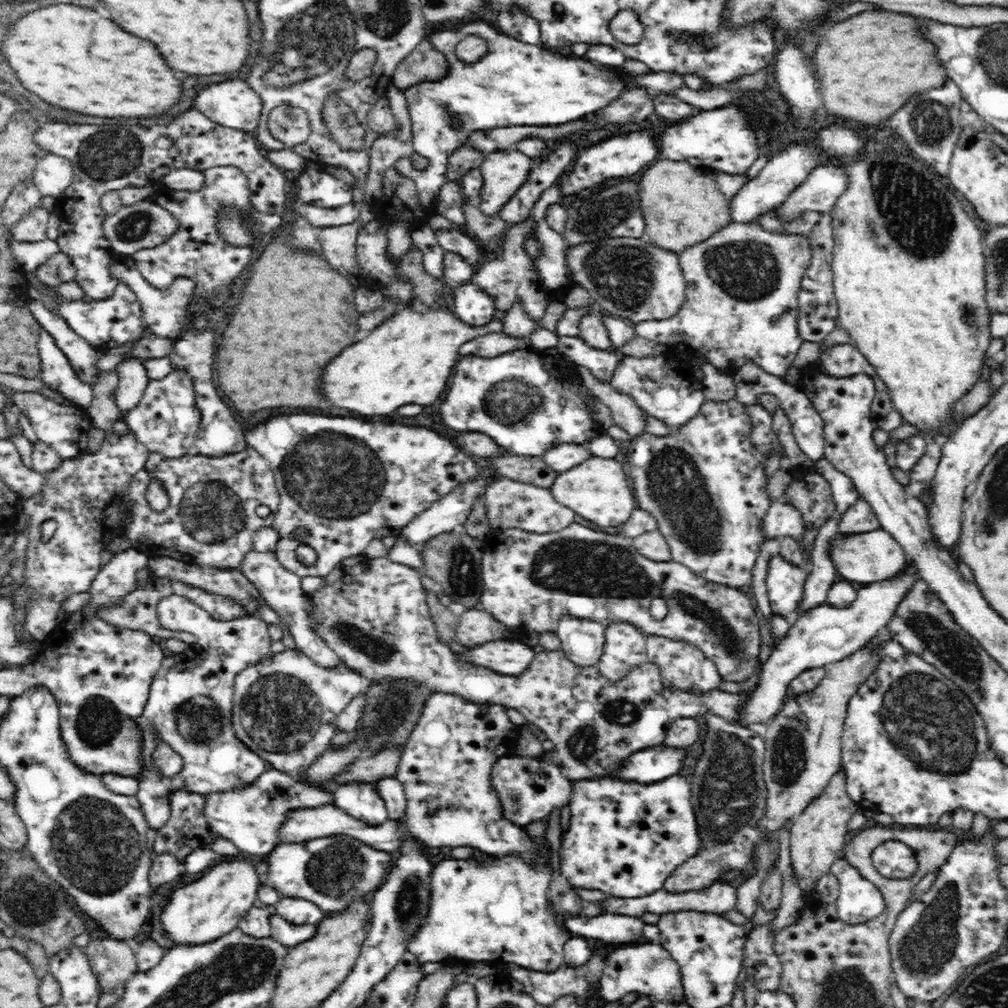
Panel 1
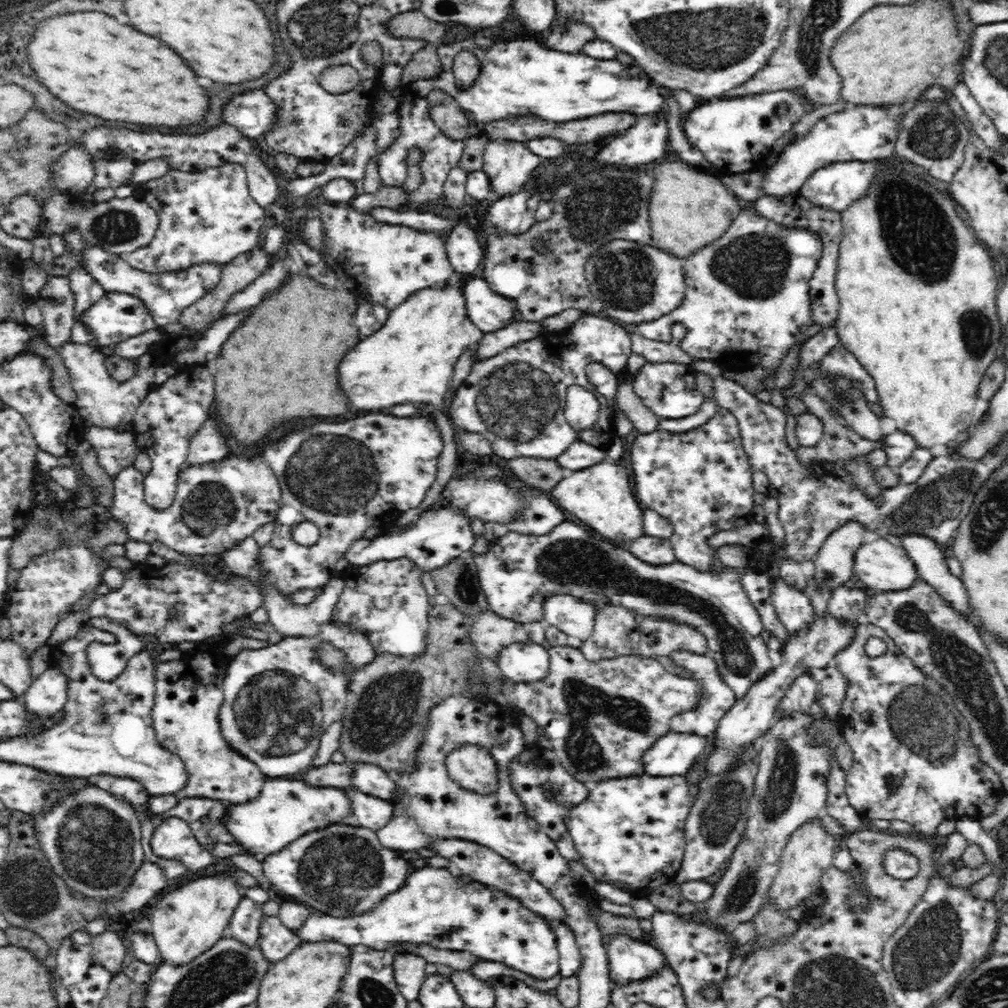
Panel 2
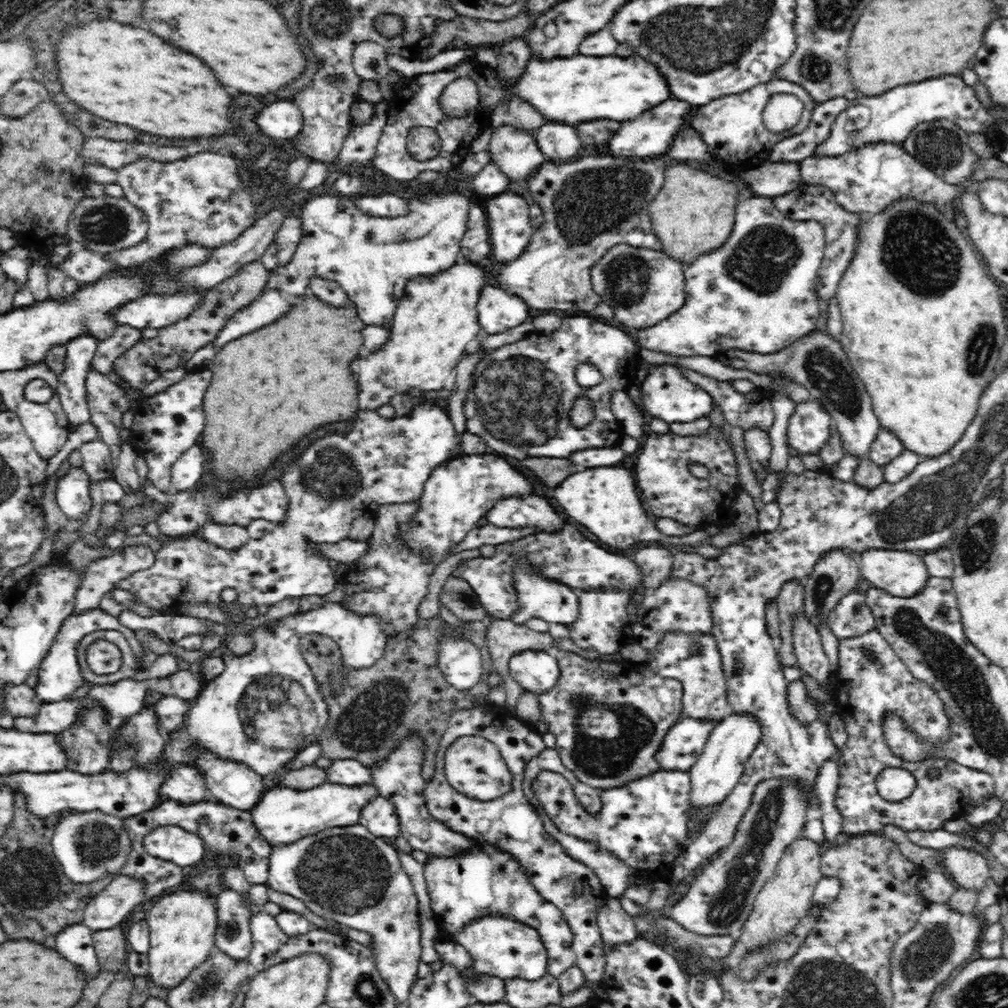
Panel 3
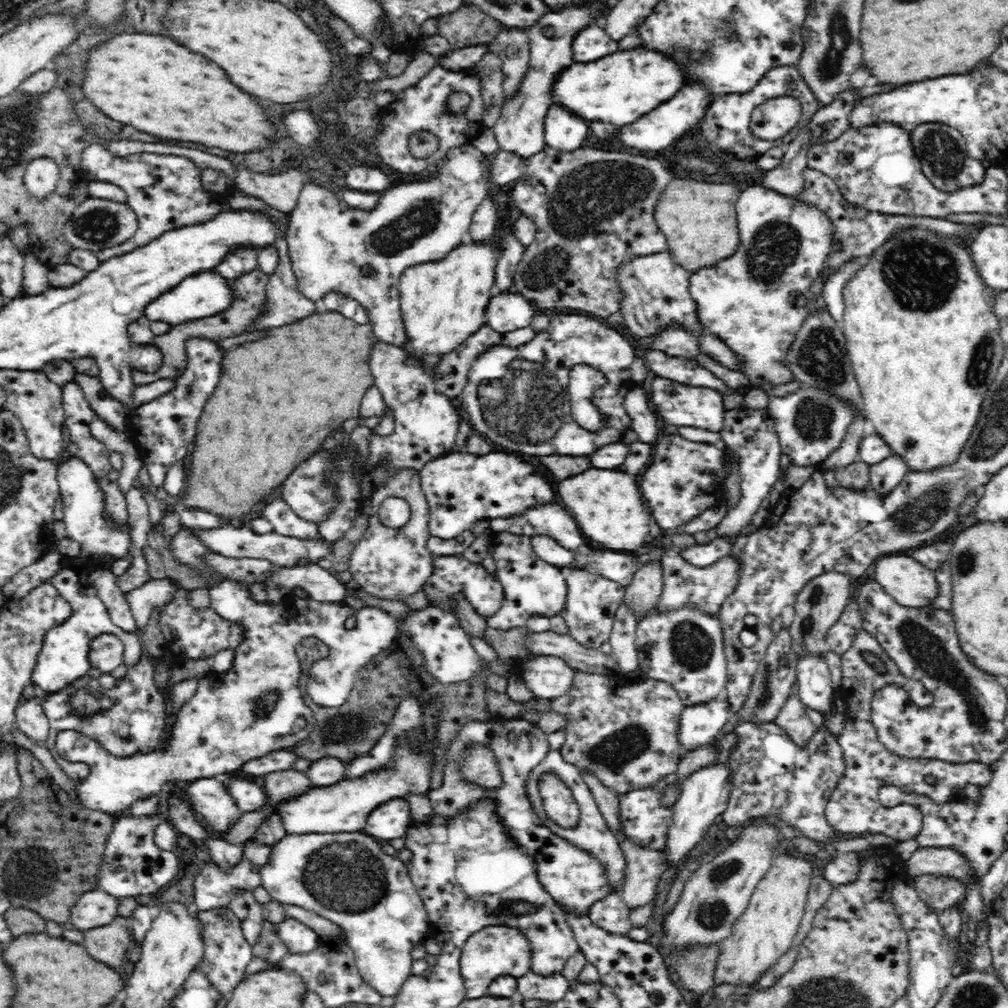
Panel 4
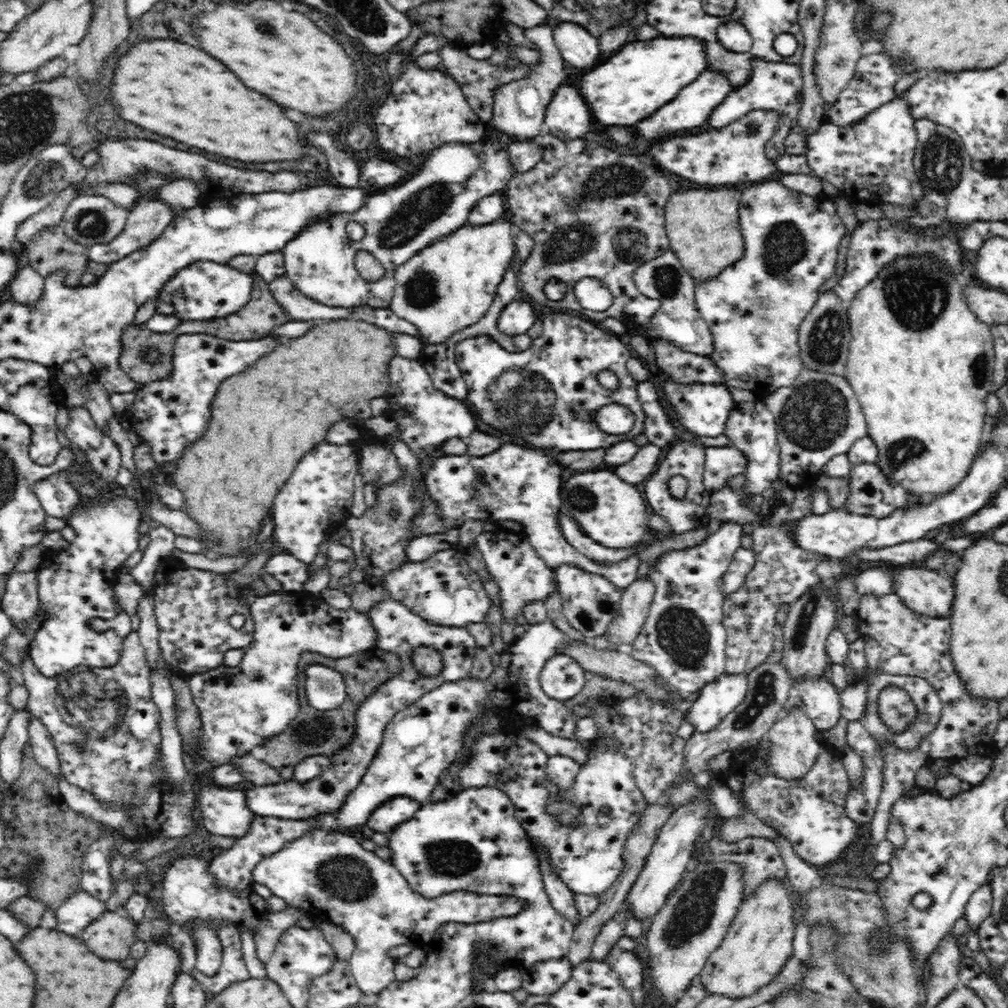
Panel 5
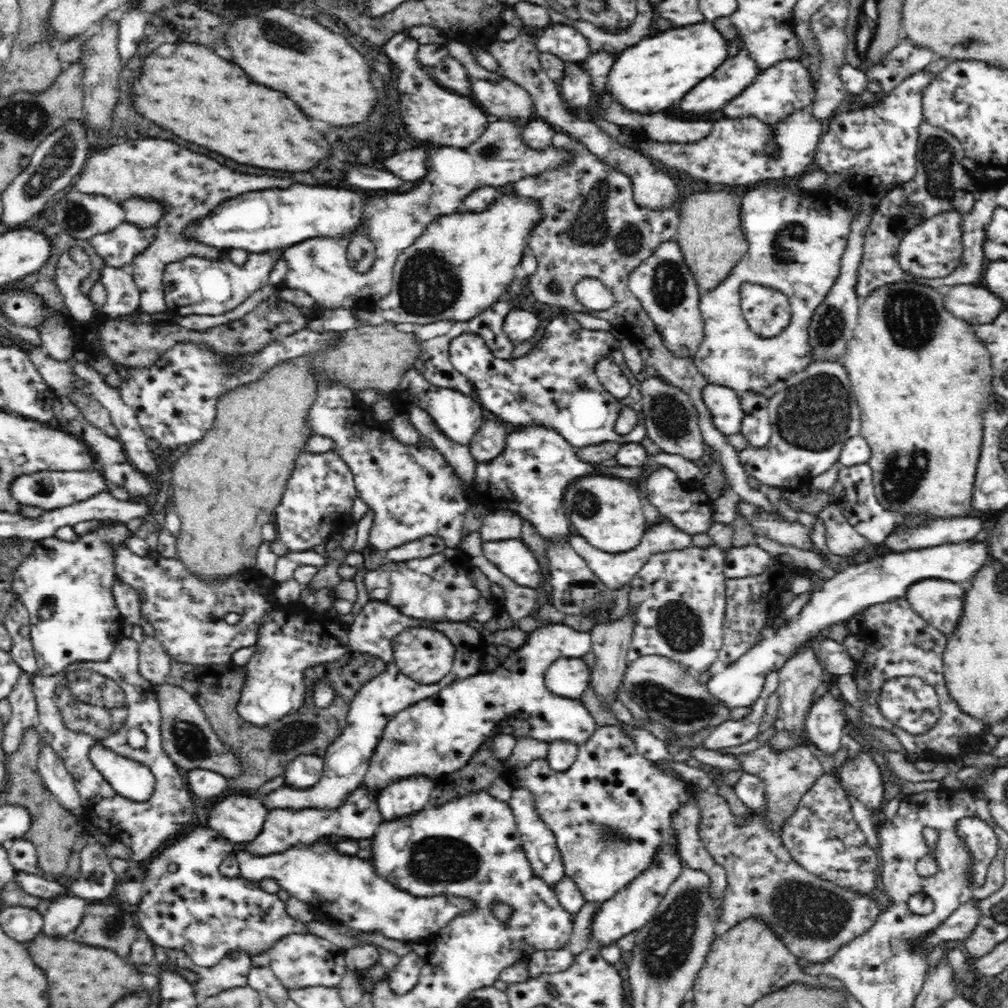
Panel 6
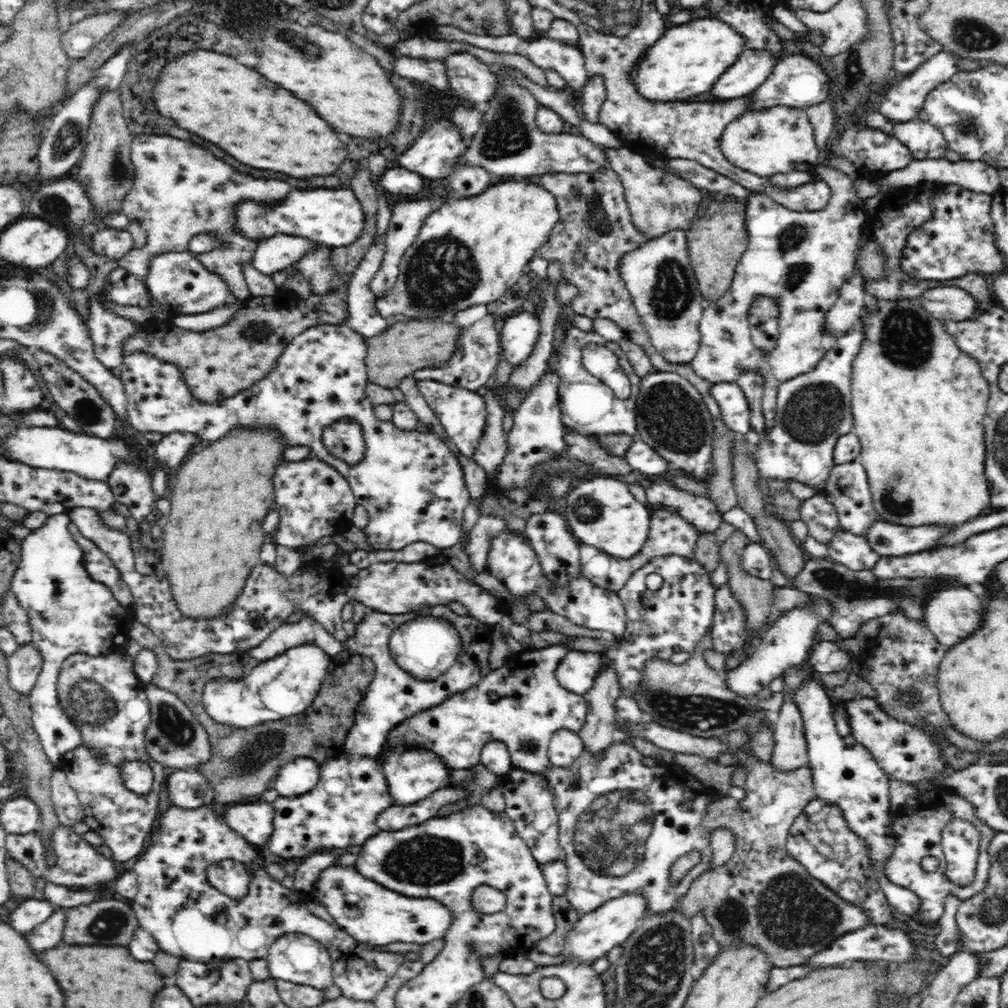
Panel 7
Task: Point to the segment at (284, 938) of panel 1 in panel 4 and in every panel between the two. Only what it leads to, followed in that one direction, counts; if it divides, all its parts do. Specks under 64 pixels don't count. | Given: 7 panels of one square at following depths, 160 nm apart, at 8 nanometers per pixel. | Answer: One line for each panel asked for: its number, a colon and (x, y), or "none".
2: (437, 907)
3: (498, 946)
4: (495, 951)

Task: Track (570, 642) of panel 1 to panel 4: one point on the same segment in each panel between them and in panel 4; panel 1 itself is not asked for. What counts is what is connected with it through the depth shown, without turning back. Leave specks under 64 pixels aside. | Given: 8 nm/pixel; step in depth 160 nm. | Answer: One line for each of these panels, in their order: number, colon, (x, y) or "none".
2: (572, 616)
3: (544, 598)
4: (532, 586)

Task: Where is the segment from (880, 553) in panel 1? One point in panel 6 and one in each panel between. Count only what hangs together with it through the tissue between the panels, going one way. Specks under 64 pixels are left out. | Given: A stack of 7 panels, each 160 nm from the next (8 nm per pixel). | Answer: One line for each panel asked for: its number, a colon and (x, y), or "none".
2: (882, 566)
3: (902, 573)
4: (911, 584)
5: (924, 591)
6: (938, 601)

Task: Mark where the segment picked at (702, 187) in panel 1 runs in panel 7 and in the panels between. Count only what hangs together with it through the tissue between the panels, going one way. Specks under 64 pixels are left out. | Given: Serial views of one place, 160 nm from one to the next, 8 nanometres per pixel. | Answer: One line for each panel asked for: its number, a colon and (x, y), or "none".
2: (688, 208)
3: (694, 212)
4: (698, 220)
5: (702, 226)
6: (710, 235)
7: (715, 243)

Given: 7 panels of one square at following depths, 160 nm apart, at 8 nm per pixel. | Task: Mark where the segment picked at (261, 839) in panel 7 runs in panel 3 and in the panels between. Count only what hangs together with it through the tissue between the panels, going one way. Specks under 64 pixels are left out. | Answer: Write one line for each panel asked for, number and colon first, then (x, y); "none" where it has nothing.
3: (184, 784)
4: (210, 799)
5: (225, 812)
6: (239, 819)

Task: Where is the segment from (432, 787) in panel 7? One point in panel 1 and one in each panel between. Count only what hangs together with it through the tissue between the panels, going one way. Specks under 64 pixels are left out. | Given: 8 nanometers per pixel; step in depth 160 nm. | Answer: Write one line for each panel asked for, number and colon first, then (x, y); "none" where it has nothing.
1: (360, 800)
2: (370, 812)
3: (379, 817)
4: (391, 820)
5: (387, 817)
6: (404, 797)

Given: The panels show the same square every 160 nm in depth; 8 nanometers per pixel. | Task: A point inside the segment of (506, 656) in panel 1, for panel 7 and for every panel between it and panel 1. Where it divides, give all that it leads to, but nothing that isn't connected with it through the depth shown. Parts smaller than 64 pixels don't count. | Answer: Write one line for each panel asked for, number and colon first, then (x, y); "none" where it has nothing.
2: (529, 662)
3: (537, 672)
4: (549, 677)
5: (562, 677)
6: (568, 677)
7: (577, 670)

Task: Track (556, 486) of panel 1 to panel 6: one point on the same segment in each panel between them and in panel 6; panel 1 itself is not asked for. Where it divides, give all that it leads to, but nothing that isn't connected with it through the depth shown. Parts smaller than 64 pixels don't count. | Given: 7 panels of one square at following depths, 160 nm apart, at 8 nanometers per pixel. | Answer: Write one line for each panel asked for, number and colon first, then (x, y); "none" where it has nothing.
2: (600, 496)
3: (604, 500)
4: (607, 505)
5: (612, 512)
6: (607, 512)

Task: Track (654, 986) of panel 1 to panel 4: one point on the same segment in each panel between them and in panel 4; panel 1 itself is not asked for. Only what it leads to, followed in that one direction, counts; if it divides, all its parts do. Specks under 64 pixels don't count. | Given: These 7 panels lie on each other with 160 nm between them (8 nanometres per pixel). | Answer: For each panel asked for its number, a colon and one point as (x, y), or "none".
2: (629, 959)
3: (616, 926)
4: (610, 913)

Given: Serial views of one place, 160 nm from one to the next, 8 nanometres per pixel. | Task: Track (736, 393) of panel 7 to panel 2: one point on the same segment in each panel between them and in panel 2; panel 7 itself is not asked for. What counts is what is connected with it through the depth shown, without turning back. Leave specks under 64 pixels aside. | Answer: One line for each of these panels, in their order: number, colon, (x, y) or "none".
2: (669, 390)
3: (666, 394)
4: (680, 405)
5: (703, 408)
6: (724, 404)

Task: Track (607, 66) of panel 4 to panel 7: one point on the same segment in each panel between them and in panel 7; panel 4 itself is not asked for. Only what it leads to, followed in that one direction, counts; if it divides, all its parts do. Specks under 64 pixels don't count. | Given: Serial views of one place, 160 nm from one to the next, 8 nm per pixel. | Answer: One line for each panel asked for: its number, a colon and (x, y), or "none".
5: (643, 76)
6: (649, 77)
7: (685, 62)

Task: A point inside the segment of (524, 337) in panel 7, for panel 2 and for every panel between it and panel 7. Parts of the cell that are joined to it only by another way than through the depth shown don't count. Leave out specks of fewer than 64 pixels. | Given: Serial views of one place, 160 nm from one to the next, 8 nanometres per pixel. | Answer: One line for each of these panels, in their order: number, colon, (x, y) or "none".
2: (488, 311)
3: (498, 310)
4: (507, 312)
5: (517, 318)
6: (520, 325)

